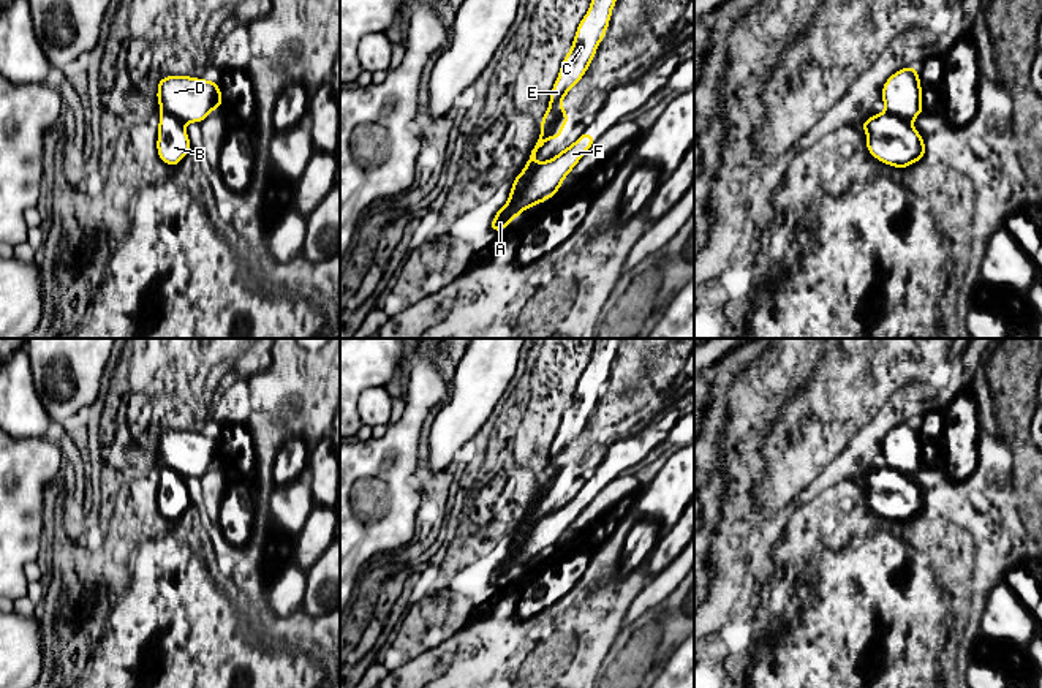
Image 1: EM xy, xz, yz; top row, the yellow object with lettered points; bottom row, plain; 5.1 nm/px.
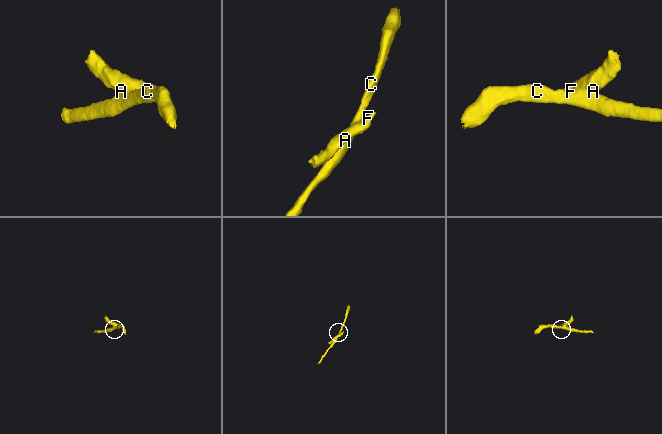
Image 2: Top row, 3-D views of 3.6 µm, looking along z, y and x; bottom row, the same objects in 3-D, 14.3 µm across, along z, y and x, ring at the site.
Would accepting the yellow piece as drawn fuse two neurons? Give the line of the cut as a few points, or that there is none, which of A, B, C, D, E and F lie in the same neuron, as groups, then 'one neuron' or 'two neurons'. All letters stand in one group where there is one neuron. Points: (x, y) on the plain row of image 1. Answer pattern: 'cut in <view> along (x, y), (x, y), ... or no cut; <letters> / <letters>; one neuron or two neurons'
cut in xz along (538, 519), (524, 541), (509, 552); A D F / B C E; two neurons

